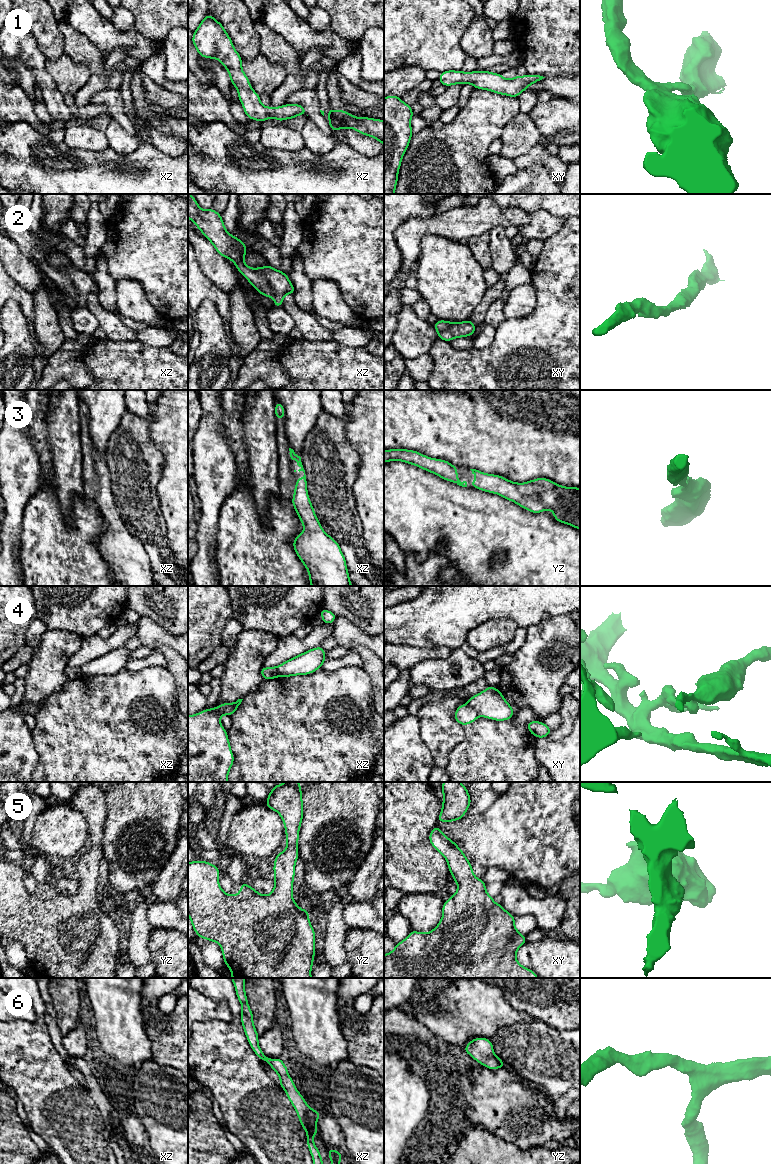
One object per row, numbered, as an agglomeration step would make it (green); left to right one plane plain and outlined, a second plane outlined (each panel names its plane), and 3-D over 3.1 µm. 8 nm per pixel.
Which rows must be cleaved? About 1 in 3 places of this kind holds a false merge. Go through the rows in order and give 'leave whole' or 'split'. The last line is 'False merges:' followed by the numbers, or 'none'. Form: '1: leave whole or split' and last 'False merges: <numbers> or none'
1: leave whole
2: leave whole
3: leave whole
4: split
5: leave whole
6: leave whole
False merges: 4

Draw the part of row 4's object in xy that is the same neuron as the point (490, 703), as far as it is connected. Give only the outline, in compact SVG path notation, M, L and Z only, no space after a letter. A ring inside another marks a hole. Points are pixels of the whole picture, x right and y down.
M488 686L484 691L467 700L479 716L505 721L514 716L512 706L505 700L501 691L496 687Z

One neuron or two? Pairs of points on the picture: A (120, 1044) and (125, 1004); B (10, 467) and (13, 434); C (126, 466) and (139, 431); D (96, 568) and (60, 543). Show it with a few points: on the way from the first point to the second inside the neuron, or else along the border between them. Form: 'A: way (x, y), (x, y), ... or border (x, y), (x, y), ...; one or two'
A: way (120, 1034), (120, 1014); one
B: way (13, 459), (13, 442); one
C: way (133, 457), (133, 440); one
D: way (87, 568), (69, 552); one

